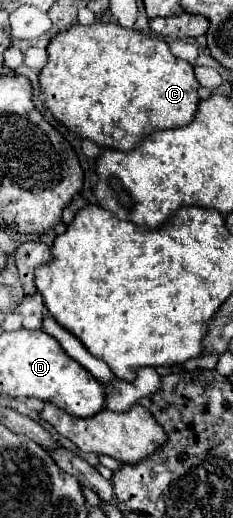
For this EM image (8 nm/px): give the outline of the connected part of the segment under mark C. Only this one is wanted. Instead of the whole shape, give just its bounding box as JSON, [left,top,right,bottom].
[40,22,198,150]

